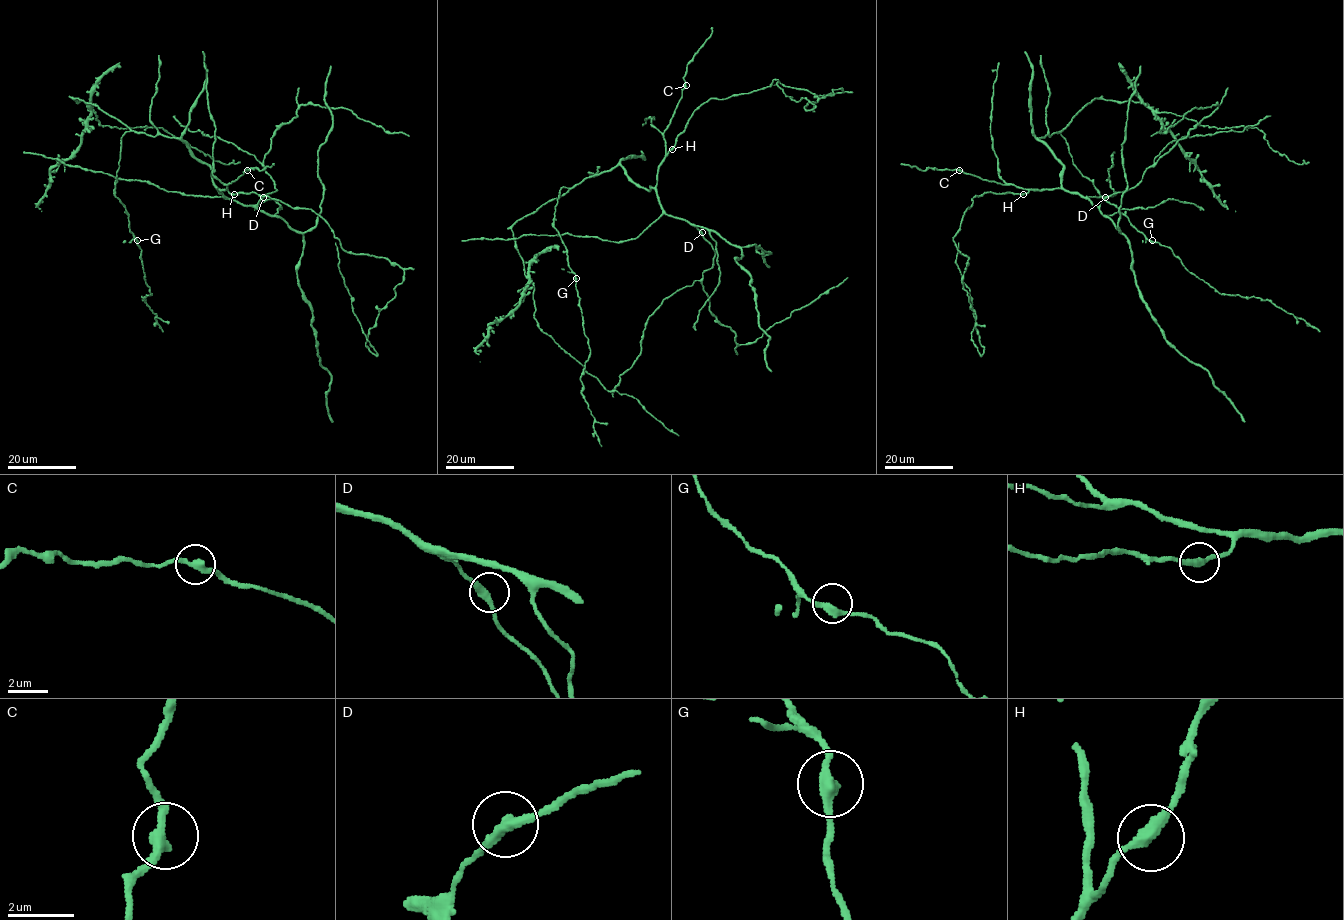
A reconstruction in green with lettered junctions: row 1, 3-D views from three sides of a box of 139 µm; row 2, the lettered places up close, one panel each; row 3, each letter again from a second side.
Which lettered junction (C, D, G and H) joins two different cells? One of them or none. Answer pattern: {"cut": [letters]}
{"cut": []}

